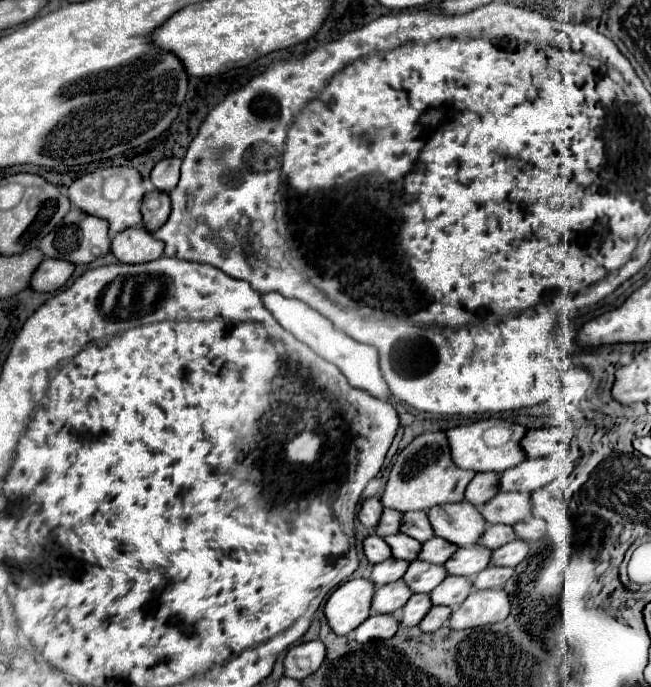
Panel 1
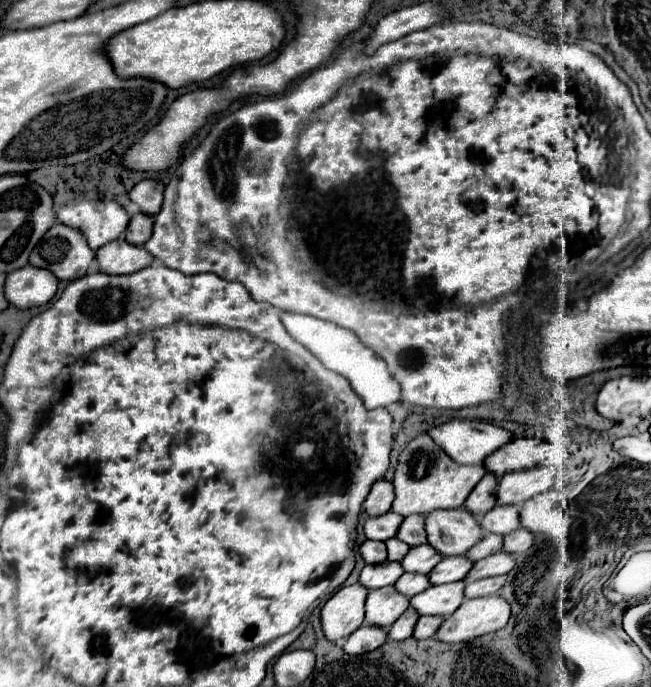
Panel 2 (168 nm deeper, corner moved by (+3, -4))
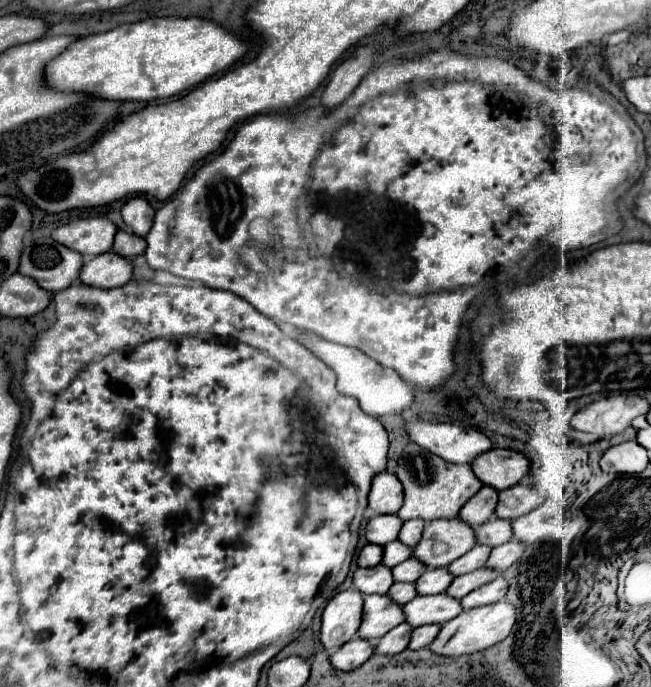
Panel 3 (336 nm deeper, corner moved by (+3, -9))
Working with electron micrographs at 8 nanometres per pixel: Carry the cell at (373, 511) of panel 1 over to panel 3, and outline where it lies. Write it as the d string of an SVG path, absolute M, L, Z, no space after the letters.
M384 470L372 478L372 490L368 494L368 506L372 510L400 510L402 502L404 492L396 474Z

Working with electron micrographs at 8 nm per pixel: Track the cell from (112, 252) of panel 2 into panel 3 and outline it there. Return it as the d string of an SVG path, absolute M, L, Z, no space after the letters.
M106 252L84 262L80 270L80 282L96 288L118 288L130 282L130 278L132 278L130 260L124 260L114 252Z

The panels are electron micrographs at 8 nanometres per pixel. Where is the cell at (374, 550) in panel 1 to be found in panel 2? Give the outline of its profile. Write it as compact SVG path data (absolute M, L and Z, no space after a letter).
M364 541L360 553L366 563L384 563L386 561L386 545L382 541Z

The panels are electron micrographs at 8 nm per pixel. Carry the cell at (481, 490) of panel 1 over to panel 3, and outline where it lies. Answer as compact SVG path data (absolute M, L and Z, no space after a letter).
M484 486L478 494L474 494L468 500L468 504L462 506L460 520L464 520L470 526L484 524L494 514L496 498L498 498L498 492L494 488L490 488L490 486Z

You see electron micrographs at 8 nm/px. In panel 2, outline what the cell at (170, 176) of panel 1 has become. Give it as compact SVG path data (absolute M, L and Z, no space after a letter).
M144 179L130 191L130 199L134 203L138 203L142 213L156 215L162 207L162 201L164 201L164 187L166 185L162 181Z

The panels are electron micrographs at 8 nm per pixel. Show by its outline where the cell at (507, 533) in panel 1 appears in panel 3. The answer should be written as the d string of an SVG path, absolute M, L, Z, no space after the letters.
M476 544L470 552L466 552L464 556L460 556L458 560L454 560L448 570L454 574L454 576L462 576L462 574L468 574L476 568L482 568L484 562L488 560L488 554L490 554L490 548L488 546L480 546Z

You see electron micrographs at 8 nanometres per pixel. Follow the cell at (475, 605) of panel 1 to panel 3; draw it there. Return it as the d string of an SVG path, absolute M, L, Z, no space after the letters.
M500 600L496 604L488 604L482 608L464 610L456 618L452 618L448 624L442 626L440 634L430 644L430 650L440 656L464 656L464 654L480 652L480 650L486 650L486 648L502 642L510 634L514 622L516 622L514 606L508 604L506 600Z

